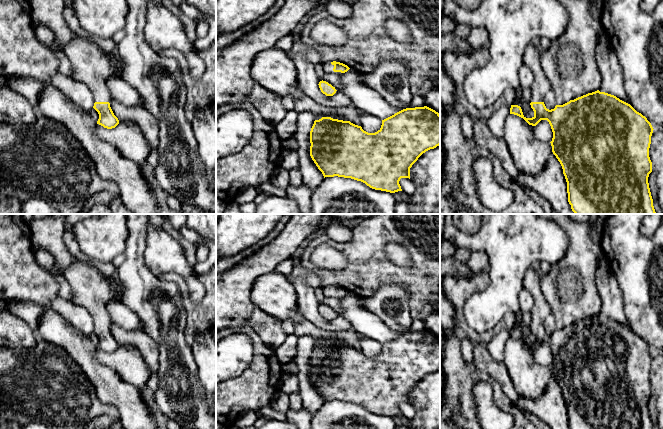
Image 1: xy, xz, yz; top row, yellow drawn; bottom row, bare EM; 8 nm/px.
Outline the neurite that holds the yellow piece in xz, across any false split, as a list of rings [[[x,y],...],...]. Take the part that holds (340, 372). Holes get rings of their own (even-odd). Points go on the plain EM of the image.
[[[427,330],[406,332],[382,344],[381,352],[375,357],[368,357],[350,345],[322,341],[314,345],[310,355],[310,367],[310,380],[324,402],[351,402],[372,413],[395,417],[402,415],[399,408],[401,402],[410,403],[410,392],[418,382],[440,369],[440,338]]]

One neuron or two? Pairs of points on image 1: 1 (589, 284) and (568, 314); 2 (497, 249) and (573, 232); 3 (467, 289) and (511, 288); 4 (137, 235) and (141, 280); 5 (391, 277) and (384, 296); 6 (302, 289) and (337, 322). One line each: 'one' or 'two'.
1: one
2: two
3: two
4: one
5: two
6: one

